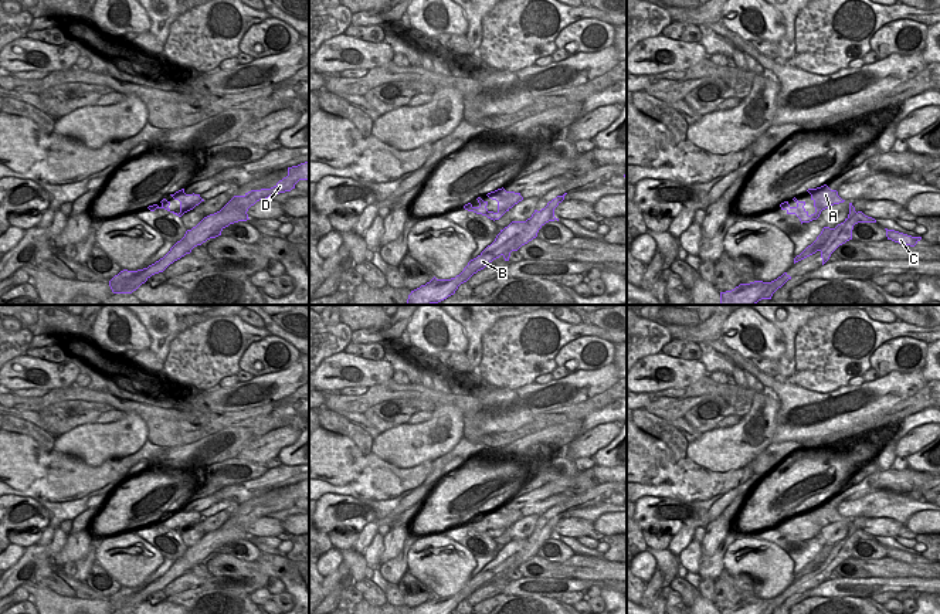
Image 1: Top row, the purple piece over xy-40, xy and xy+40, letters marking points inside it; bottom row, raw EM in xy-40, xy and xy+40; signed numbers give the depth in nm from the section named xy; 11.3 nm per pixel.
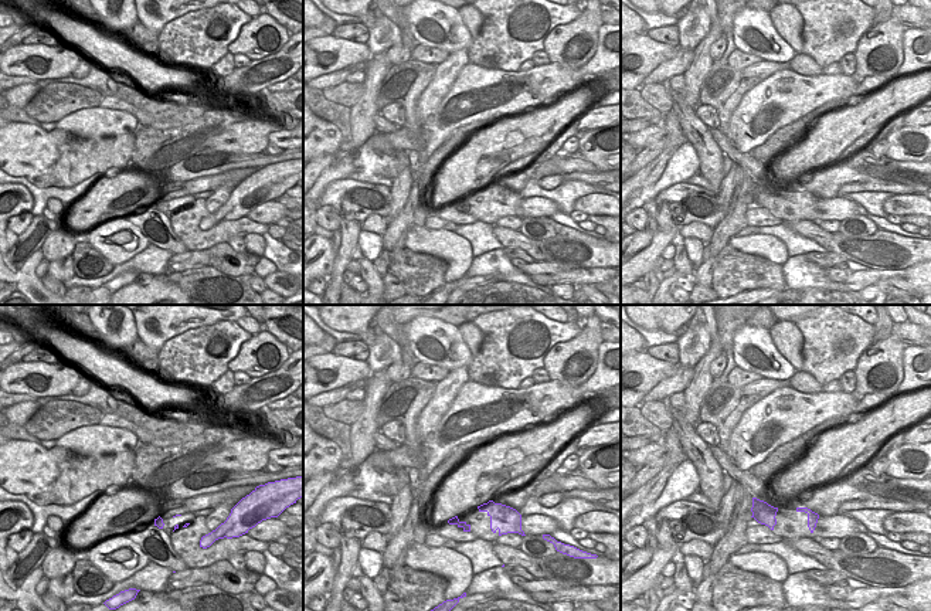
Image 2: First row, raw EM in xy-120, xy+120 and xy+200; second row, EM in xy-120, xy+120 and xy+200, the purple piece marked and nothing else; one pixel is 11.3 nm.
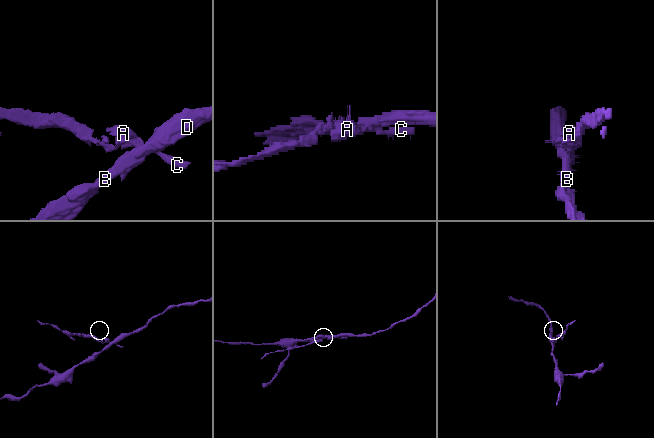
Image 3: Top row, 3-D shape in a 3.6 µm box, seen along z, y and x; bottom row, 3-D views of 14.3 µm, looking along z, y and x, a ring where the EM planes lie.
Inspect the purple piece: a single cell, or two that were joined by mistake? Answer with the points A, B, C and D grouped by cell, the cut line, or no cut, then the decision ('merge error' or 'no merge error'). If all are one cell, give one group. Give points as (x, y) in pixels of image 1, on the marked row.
groups A C / B D; cut xy+40 (855, 213), (855, 217), (862, 221); merge error

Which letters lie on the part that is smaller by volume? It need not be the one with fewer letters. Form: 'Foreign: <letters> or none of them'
Foreign: A, C

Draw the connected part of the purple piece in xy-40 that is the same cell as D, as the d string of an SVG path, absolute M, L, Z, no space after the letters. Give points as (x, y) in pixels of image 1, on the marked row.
M309 162L288 167L288 176L271 189L251 190L244 196L234 196L220 211L204 217L196 227L187 230L184 237L163 258L147 268L138 271L123 269L115 275L109 281L112 292L132 294L152 275L163 272L170 264L190 254L194 247L221 235L221 231L230 224L250 220L247 211L257 201L291 191L299 180L309 180Z

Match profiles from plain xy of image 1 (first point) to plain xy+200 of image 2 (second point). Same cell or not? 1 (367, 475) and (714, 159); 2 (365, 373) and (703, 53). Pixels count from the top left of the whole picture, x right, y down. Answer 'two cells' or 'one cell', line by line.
1: two cells
2: two cells

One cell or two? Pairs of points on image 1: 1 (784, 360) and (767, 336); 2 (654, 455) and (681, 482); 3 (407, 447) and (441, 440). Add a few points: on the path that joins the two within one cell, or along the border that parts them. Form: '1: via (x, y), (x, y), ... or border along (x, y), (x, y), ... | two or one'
1: border along (773, 322), (784, 343), (784, 353), (779, 359) | two
2: via (661, 462), (674, 475) | one
3: via (416, 444), (433, 440) | one

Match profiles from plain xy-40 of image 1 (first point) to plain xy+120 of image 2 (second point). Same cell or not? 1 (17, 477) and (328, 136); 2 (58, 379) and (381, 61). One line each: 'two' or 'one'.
1: one
2: two

